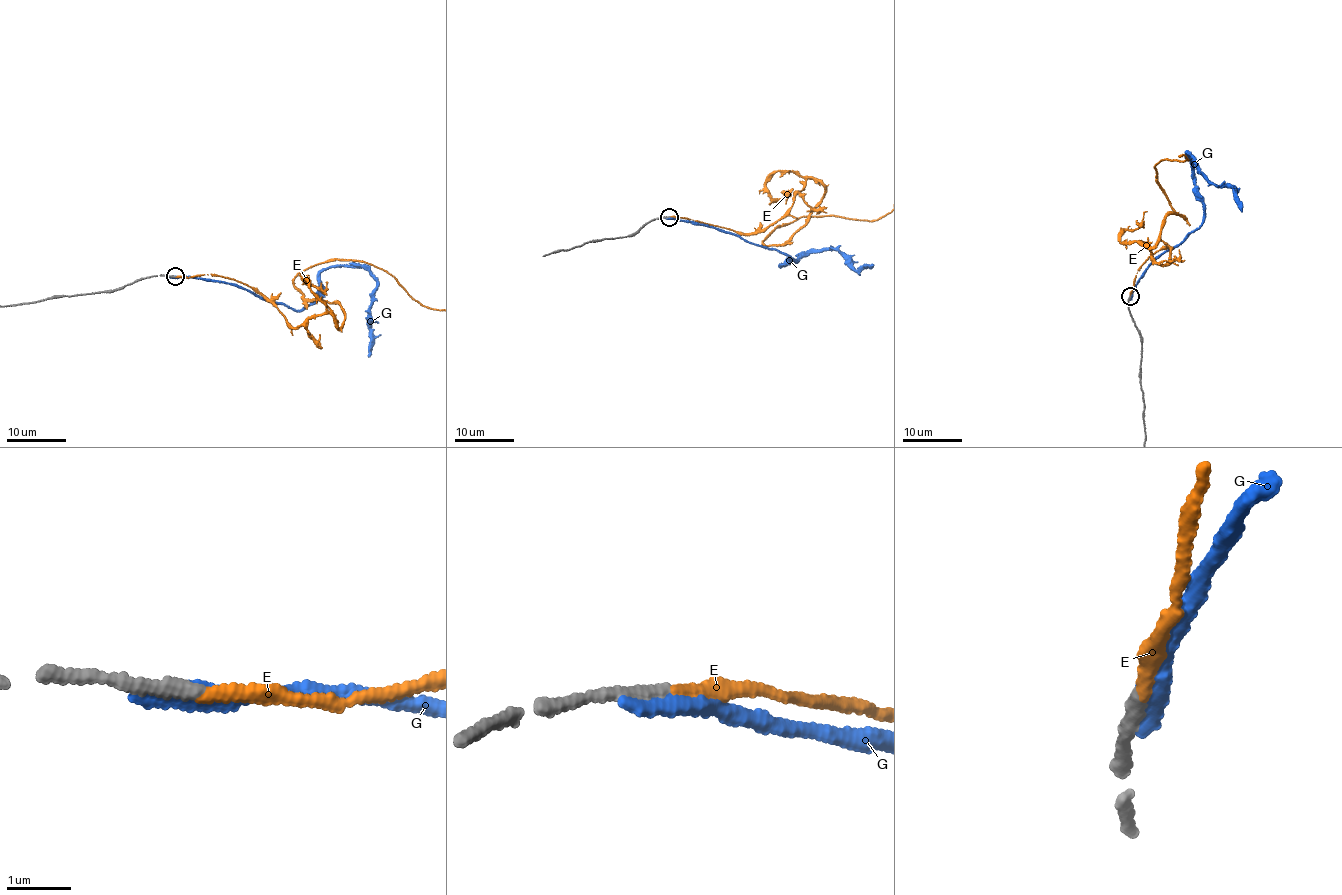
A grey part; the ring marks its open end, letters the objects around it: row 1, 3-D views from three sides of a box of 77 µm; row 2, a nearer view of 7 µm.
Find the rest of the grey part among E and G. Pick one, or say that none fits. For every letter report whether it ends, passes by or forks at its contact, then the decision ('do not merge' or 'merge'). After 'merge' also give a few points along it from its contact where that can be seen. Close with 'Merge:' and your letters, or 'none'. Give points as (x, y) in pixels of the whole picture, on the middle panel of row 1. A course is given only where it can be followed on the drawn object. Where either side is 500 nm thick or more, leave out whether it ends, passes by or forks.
E: it ends there; merge
G: it ends there; do not merge
Merge: E

